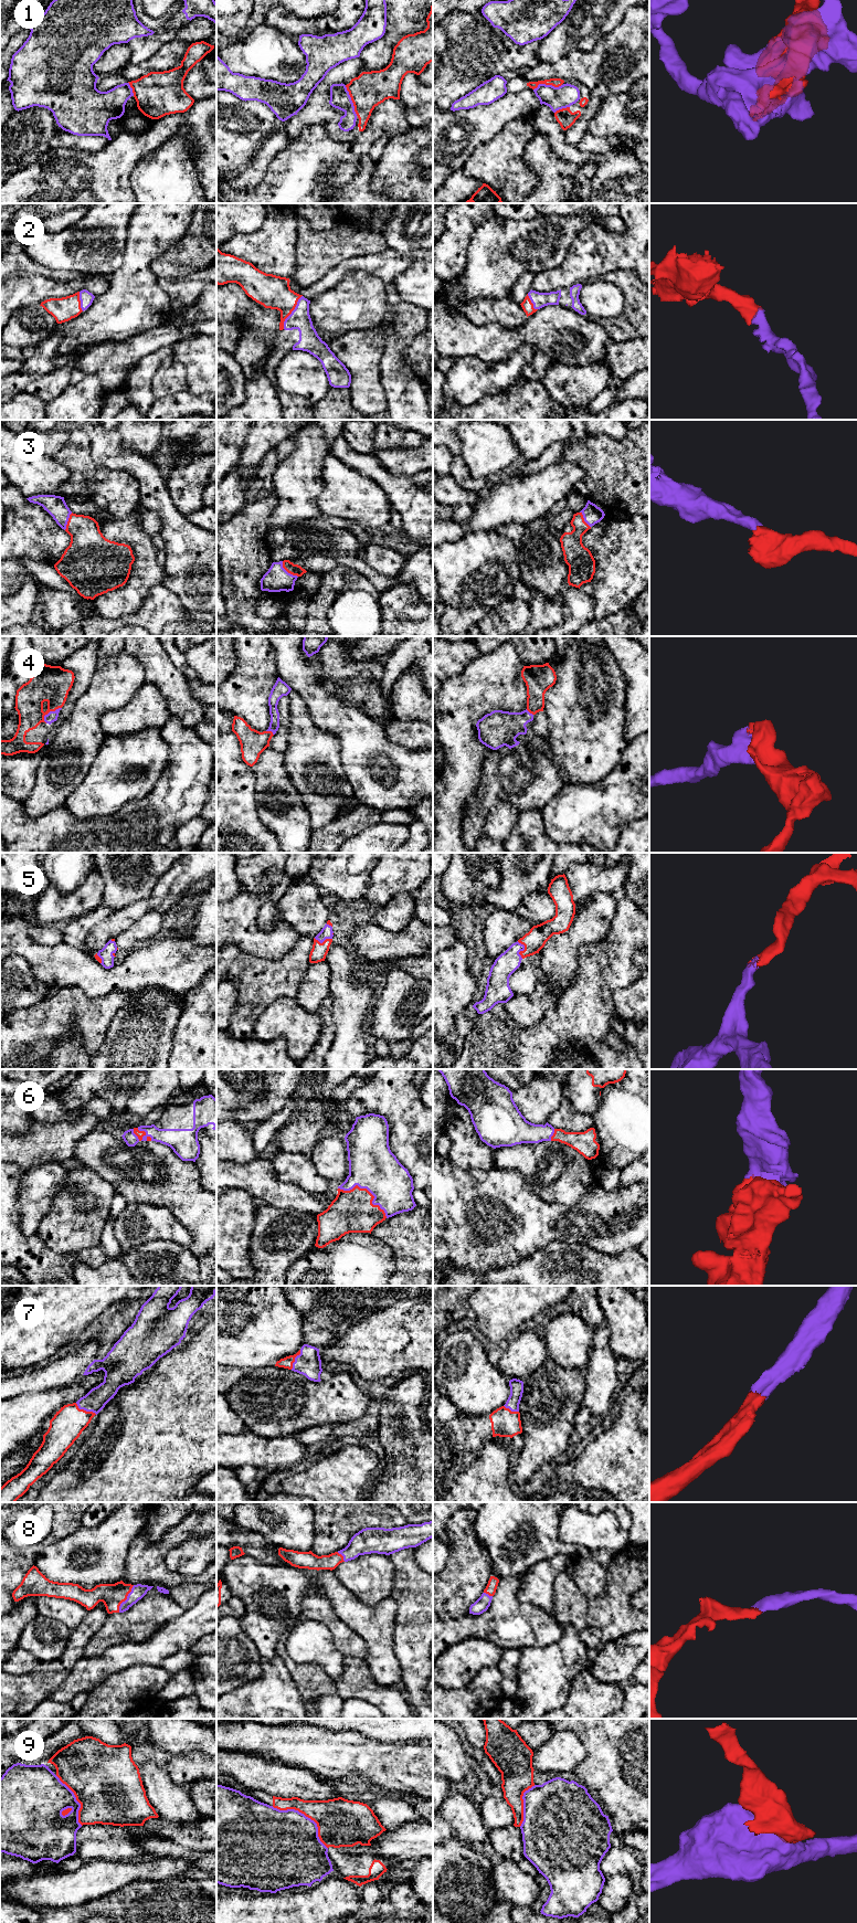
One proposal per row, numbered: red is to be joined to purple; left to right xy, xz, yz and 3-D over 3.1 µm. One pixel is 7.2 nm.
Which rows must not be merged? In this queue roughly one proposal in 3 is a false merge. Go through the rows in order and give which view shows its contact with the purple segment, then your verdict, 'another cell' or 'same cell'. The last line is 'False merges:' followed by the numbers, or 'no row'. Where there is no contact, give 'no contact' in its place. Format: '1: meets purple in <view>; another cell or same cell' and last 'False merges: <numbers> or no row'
1: meets purple in xz; another cell
2: meets purple in xz; same cell
3: meets purple in xz; same cell
4: meets purple in xy; same cell
5: meets purple in yz; same cell
6: meets purple in xz; same cell
7: meets purple in xy; same cell
8: meets purple in xy; same cell
9: meets purple in xz; another cell
False merges: 1, 9

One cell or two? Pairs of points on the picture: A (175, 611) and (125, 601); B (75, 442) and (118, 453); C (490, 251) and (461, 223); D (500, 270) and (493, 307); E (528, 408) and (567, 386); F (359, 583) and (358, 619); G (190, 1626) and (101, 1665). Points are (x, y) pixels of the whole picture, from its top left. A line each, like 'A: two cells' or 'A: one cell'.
A: two cells
B: two cells
C: two cells
D: two cells
E: two cells
F: one cell
G: one cell

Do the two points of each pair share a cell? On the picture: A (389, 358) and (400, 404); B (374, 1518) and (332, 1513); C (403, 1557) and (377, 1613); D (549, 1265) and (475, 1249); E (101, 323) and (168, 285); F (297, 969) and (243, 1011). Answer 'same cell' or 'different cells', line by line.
A: same cell
B: same cell
C: different cells
D: different cells
E: different cells
F: same cell

